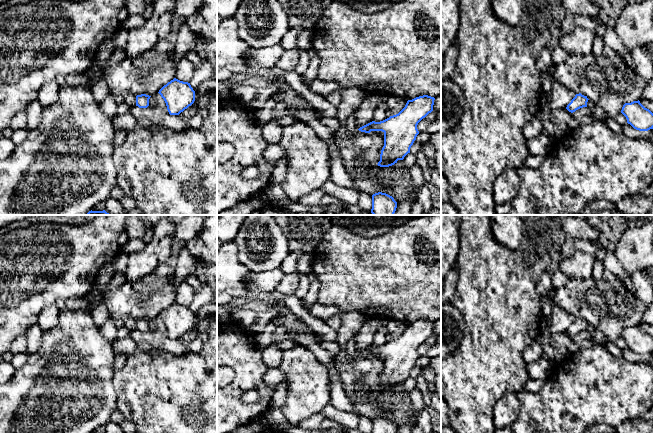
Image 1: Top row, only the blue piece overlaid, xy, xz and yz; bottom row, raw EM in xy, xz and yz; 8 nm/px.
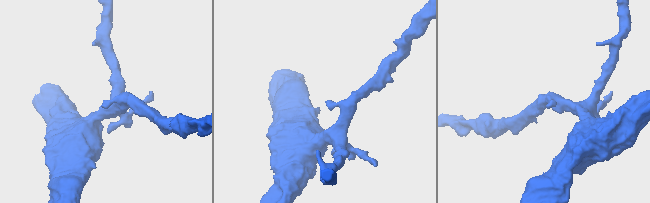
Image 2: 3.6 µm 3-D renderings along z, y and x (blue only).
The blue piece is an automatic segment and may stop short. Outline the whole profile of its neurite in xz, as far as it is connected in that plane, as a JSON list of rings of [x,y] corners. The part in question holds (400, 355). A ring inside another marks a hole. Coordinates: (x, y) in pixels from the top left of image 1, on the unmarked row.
[[[428,319],[408,324],[398,338],[380,346],[372,345],[358,353],[365,357],[371,355],[384,357],[384,370],[378,390],[392,390],[410,377],[410,372],[419,358],[417,349],[433,335],[434,324],[434,321]]]

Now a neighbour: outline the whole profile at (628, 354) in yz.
[[[627,346],[622,349],[622,352],[623,352],[622,357],[628,362],[631,362],[631,363],[648,362],[650,364],[653,364],[653,353],[650,353],[648,355],[639,355],[634,353]]]

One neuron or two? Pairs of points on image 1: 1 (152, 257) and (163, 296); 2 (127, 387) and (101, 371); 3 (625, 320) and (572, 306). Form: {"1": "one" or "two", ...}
{"1": "two", "2": "two", "3": "one"}

